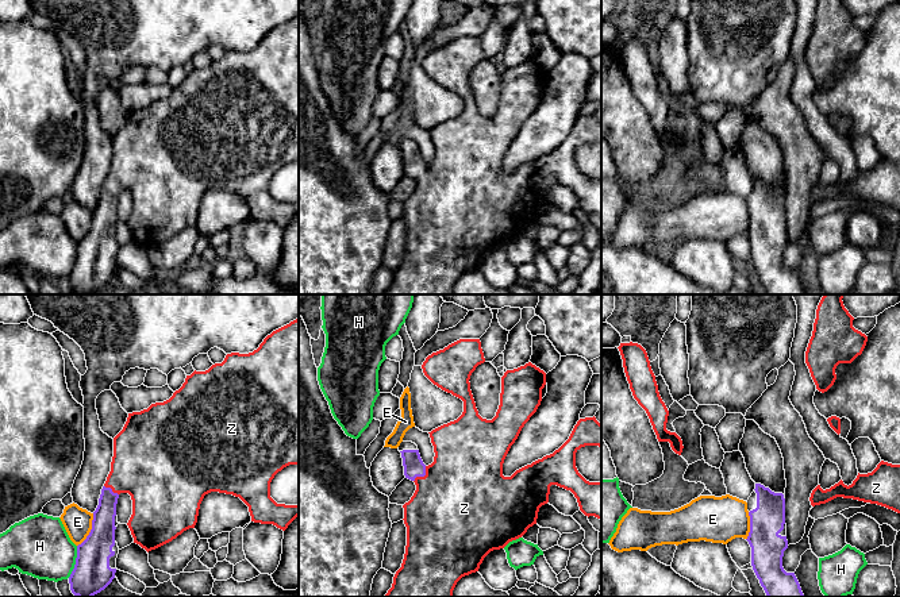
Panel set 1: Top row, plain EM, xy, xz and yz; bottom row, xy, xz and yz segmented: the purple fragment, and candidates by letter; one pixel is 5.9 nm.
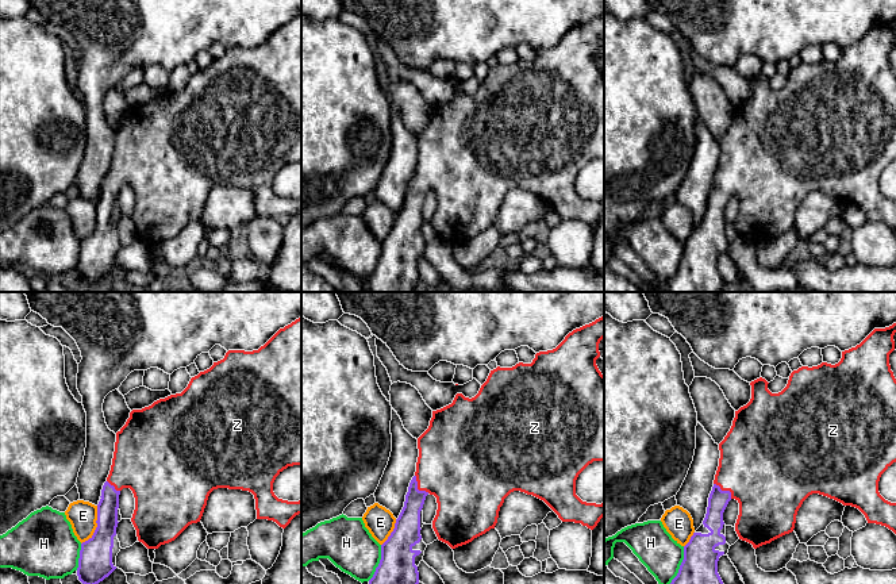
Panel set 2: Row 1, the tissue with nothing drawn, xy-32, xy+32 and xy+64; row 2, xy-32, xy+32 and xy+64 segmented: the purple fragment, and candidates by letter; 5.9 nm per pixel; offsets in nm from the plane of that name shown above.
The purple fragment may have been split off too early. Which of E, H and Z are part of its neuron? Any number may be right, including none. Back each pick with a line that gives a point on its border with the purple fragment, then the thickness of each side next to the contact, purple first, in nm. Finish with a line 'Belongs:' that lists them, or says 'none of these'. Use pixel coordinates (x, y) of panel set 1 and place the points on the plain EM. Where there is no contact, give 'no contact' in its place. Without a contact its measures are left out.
Z: contact xz (422, 173); calibres 120 and 480 nm
Belongs: Z

